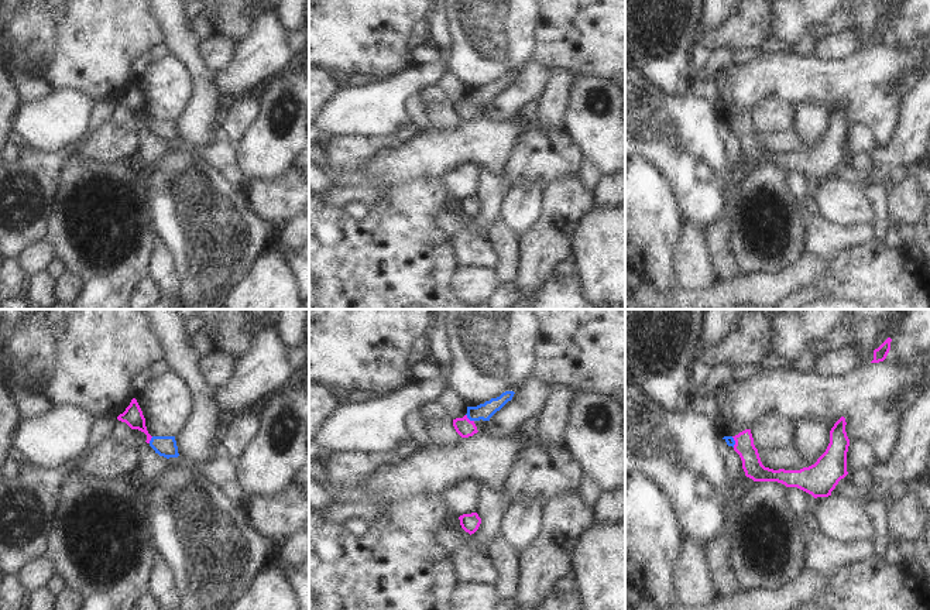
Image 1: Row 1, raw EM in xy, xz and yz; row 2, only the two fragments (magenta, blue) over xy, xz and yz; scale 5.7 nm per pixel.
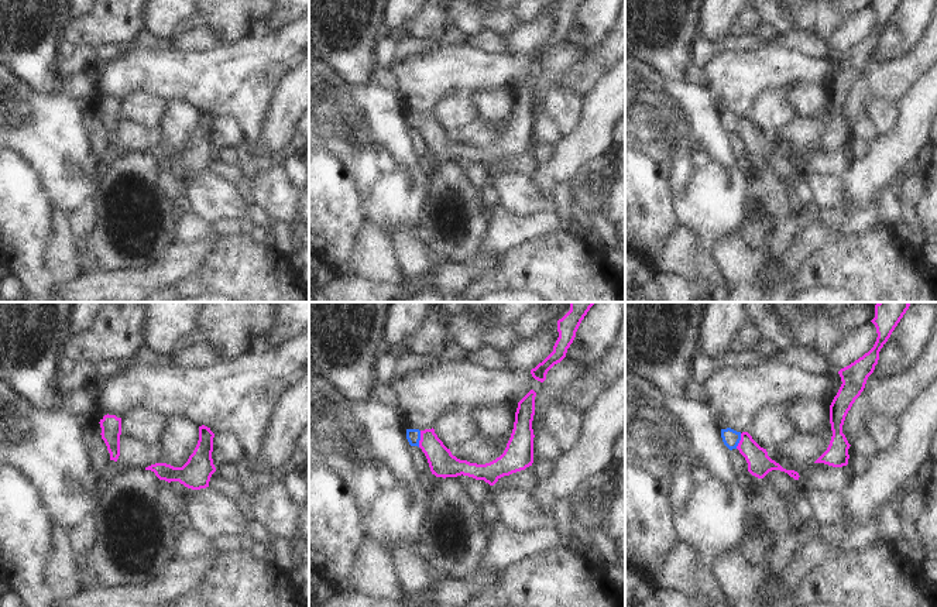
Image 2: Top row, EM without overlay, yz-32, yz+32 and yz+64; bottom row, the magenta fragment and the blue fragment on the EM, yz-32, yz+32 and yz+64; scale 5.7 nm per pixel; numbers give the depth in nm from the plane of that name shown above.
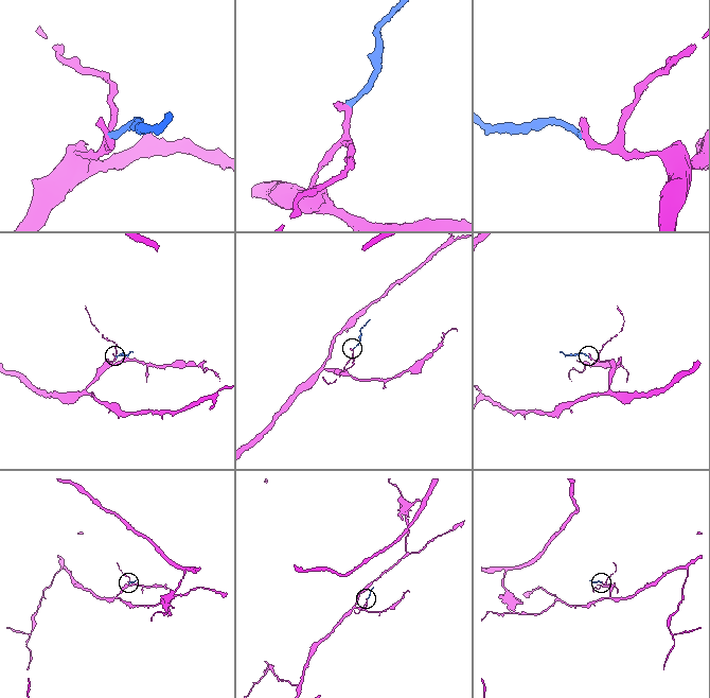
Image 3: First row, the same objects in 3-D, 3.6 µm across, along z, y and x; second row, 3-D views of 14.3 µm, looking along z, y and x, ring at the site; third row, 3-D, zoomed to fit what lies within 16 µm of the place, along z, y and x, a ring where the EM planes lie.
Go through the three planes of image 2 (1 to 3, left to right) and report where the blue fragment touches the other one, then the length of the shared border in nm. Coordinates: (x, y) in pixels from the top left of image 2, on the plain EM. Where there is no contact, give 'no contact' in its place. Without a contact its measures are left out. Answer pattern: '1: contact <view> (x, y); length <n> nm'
1: no contact
2: contact yz+32 (421, 123); length 100 nm
3: contact yz+64 (740, 124); length 90 nm

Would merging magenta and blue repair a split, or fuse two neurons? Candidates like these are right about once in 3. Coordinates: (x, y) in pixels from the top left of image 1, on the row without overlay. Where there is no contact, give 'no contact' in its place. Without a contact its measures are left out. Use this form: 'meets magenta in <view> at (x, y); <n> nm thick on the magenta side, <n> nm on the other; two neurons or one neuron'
meets magenta in xz at (467, 102); 100 nm thick on the magenta side, 100 nm on the other; one neuron

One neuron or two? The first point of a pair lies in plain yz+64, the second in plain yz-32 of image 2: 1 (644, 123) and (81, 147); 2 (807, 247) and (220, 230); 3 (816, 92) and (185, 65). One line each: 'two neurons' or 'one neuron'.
1: one neuron
2: one neuron
3: two neurons

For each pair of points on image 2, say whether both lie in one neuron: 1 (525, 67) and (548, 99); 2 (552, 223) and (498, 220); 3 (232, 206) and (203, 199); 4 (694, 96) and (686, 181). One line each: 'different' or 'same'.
1: same
2: same
3: same
4: same

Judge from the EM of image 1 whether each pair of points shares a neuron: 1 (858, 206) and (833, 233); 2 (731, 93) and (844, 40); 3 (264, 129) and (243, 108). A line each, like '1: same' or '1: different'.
1: different
2: different
3: different

